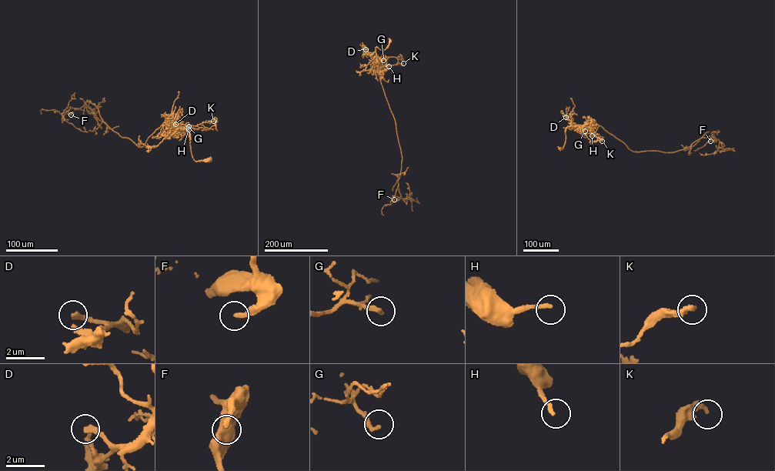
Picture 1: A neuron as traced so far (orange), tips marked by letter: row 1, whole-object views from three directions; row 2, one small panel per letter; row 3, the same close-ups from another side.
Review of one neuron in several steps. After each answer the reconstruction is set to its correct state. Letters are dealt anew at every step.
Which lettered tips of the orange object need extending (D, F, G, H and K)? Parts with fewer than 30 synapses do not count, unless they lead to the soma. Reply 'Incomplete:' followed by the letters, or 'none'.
Incomplete: D, H

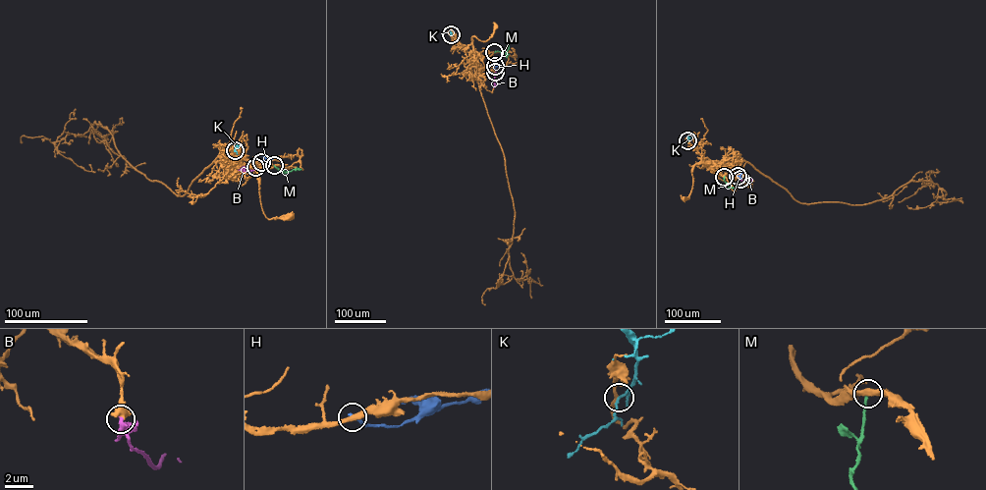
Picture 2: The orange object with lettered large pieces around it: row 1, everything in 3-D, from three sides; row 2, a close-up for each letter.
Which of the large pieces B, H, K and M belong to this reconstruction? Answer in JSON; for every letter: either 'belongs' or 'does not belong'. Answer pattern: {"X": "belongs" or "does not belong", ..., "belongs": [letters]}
{"B": "belongs", "H": "does not belong", "K": "does not belong", "M": "does not belong", "belongs": ["B"]}

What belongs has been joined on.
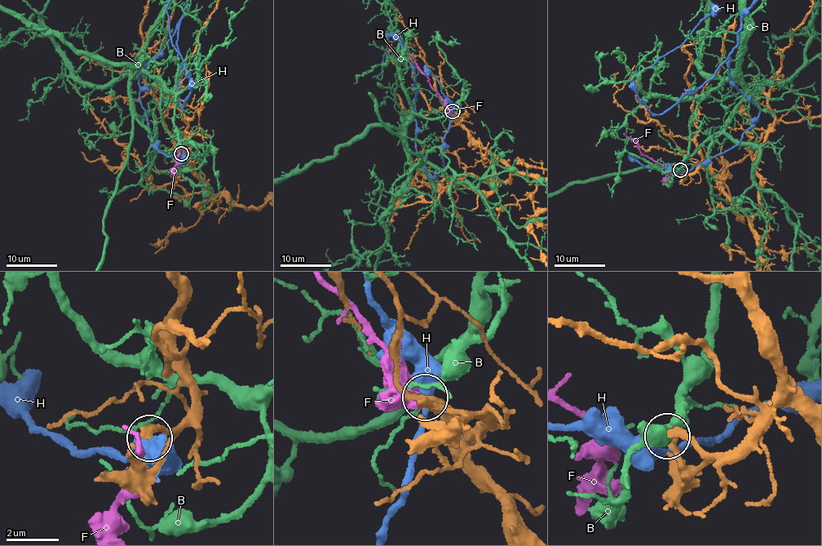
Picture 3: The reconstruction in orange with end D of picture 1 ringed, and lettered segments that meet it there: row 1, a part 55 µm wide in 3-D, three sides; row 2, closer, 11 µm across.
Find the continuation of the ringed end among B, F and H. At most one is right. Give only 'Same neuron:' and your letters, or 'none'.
Same neuron: F

